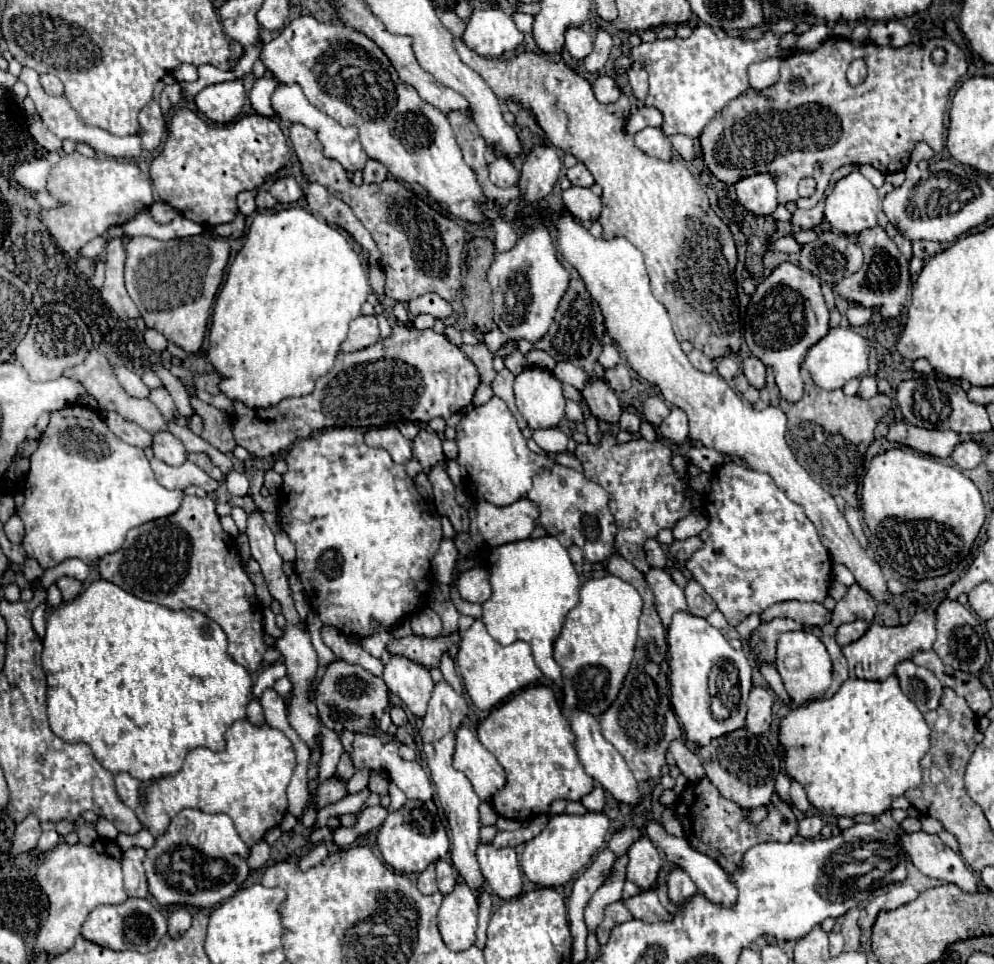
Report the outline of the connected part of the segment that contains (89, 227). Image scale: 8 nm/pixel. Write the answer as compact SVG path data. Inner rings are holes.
M70 153L52 169L48 191L62 201L60 209L42 211L42 219L54 235L58 247L78 261L78 251L94 237L102 235L112 225L122 225L142 209L148 209L152 199L150 177L138 169L136 163L124 159L88 159L80 153Z

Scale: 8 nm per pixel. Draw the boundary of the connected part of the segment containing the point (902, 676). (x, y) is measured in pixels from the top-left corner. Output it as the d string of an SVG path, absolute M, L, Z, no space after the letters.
M906 659L906 661L900 661L896 665L894 675L898 677L904 695L922 713L938 707L940 697L942 697L942 683L936 679L936 675L932 671L928 671L926 667L920 667L920 665L912 663L910 659Z

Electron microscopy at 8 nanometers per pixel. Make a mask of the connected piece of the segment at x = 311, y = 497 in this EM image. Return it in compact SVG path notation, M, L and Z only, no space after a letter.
M334 427L334 429L322 429L316 431L314 435L300 439L292 445L288 457L288 471L282 475L284 483L282 483L282 495L280 495L280 509L278 509L278 517L280 517L280 525L282 529L288 533L290 541L296 547L296 573L302 581L304 593L310 601L310 605L314 607L314 611L320 615L324 625L336 627L340 629L340 633L344 635L356 635L356 637L368 637L374 635L378 631L388 631L392 629L400 619L406 619L410 615L416 613L416 597L418 591L426 591L430 587L428 583L428 573L430 573L430 559L436 555L438 545L442 541L442 525L438 517L432 517L422 495L416 491L414 481L406 475L404 465L396 465L392 461L392 457L388 455L388 451L384 449L372 449L364 443L364 435L360 429L354 427Z

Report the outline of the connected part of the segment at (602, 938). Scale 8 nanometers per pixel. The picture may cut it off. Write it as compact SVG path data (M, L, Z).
M622 901L610 903L610 907L606 907L606 911L604 911L604 921L598 925L598 931L596 931L598 943L600 943L600 945L606 945L608 939L610 939L610 931L612 931L616 925L628 921L630 917L632 917L632 915L630 915L630 911L622 905Z

